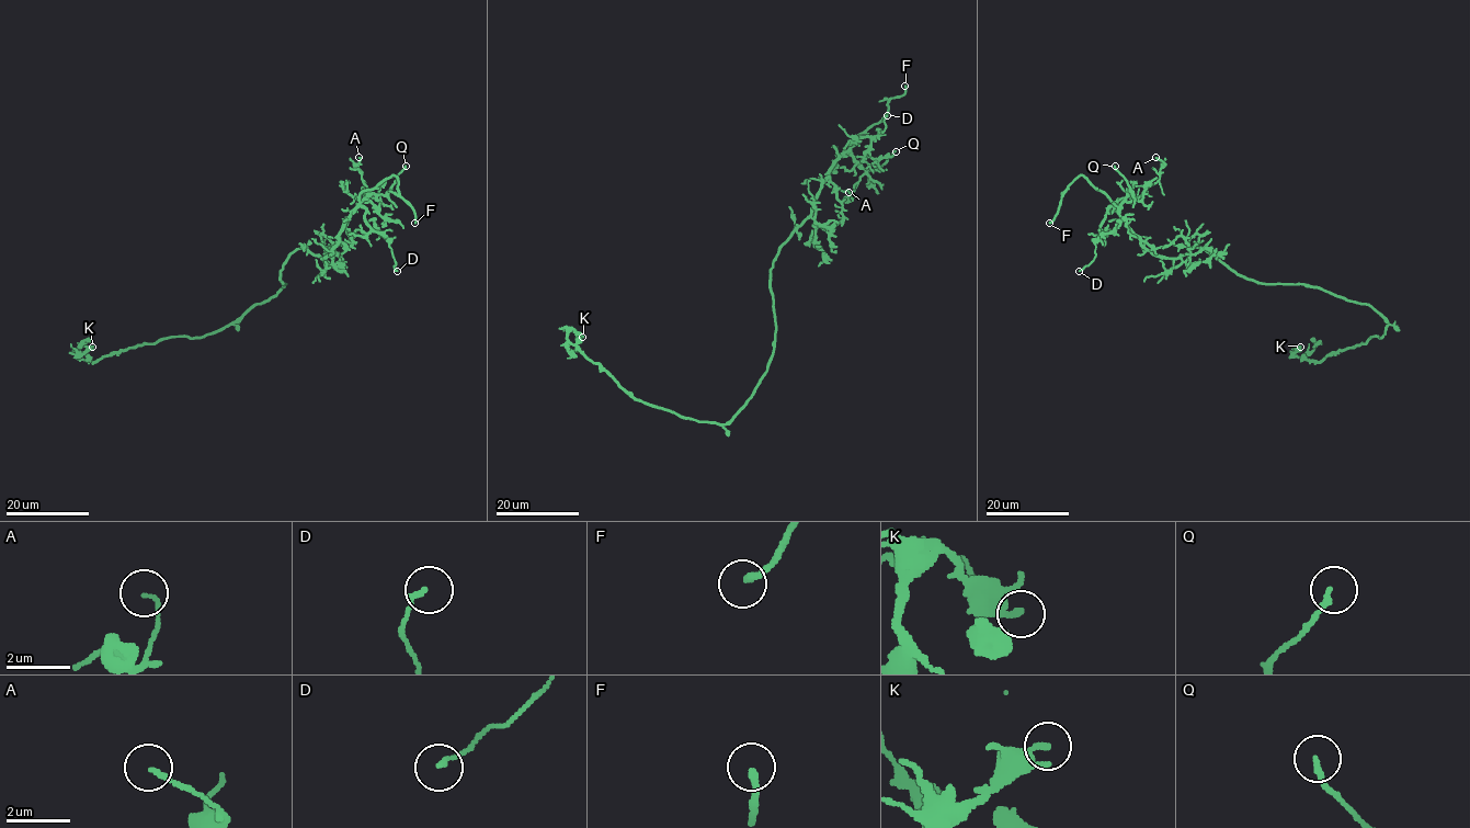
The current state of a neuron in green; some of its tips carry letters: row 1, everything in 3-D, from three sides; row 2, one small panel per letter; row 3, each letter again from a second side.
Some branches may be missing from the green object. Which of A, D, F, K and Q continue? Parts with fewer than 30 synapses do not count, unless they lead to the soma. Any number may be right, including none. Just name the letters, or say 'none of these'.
F

